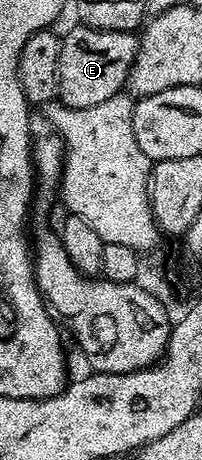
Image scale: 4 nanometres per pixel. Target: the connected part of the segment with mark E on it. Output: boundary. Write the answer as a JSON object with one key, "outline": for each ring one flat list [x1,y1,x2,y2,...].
{"outline":[[76,24,76,27,60,38,58,56,59,101,70,108,94,108,125,89,128,73,134,64,134,56,140,47,140,39,126,30,96,30,92,26]]}

